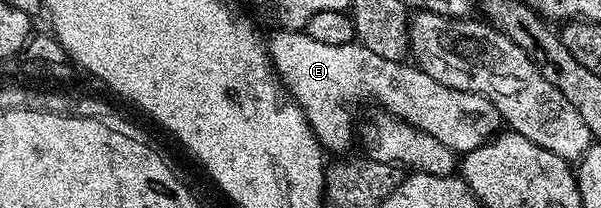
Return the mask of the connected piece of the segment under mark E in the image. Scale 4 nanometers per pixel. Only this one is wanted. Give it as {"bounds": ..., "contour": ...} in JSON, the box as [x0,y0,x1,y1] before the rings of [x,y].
{"bounds":[267,29,502,156],"contour":[[[278,29],[274,34],[277,35],[273,39],[270,37],[267,42],[272,69],[280,85],[287,91],[288,97],[305,113],[305,119],[309,122],[314,136],[326,151],[337,150],[355,142],[355,124],[353,128],[349,105],[352,102],[361,102],[364,98],[378,102],[377,106],[382,111],[401,119],[416,130],[430,134],[439,140],[439,144],[446,145],[461,156],[479,148],[502,129],[501,113],[486,98],[471,92],[447,88],[439,84],[439,80],[431,80],[431,76],[417,69],[416,65],[405,66],[404,61],[383,60],[383,56],[375,56],[371,48],[361,45],[356,40],[347,44],[322,44],[319,40],[311,40],[309,34],[299,30]]]}

